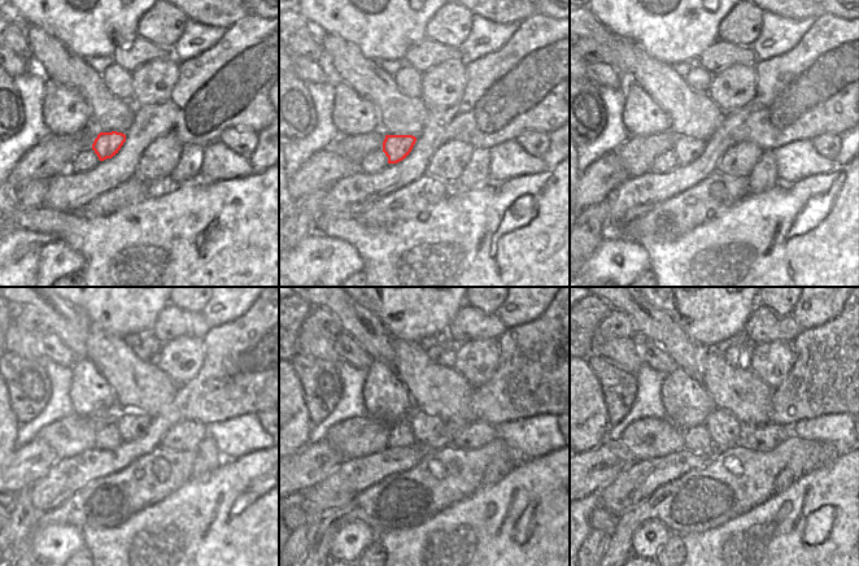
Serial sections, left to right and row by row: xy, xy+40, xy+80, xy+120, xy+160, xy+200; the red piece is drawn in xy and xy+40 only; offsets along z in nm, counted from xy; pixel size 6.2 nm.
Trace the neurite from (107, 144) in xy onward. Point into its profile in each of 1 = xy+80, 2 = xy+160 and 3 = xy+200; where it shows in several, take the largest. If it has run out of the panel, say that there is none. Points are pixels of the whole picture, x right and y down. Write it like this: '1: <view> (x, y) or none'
1: xy+80 (687, 149)
2: xy+160 (426, 427)
3: xy+200 (724, 431)

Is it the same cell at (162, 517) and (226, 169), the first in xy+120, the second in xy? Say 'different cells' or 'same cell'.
different cells

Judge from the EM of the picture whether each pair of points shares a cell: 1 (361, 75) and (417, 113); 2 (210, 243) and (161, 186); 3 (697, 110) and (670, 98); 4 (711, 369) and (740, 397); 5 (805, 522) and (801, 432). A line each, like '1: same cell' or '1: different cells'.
1: same cell
2: different cells
3: same cell
4: same cell
5: different cells

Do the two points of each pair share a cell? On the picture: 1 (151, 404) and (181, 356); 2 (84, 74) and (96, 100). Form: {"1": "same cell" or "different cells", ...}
{"1": "different cells", "2": "same cell"}

